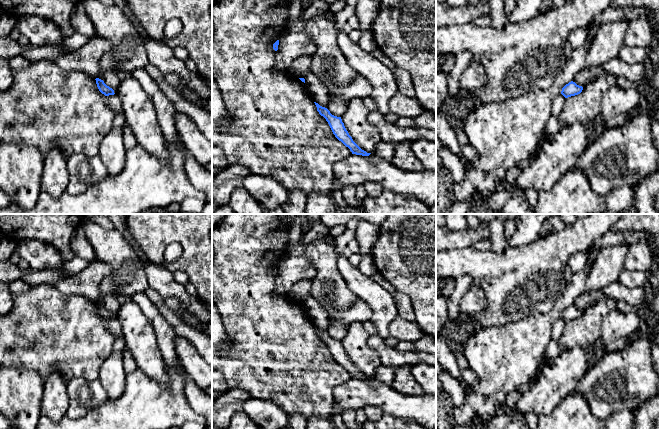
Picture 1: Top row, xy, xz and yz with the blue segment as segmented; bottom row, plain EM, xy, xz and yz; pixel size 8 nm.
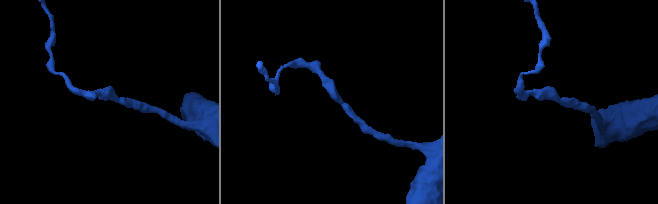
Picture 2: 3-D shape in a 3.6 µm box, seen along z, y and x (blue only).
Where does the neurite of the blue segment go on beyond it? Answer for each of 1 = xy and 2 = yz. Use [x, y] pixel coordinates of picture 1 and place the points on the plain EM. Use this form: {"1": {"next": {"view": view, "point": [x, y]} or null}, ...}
{"1": {"next": null}, "2": {"next": null}}

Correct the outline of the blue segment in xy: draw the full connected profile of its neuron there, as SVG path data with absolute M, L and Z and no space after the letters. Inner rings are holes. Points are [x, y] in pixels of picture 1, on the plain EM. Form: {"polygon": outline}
{"polygon": "M96 302L96 308L99 313L99 315L104 318L105 320L114 319L114 314L107 310L103 304Z"}

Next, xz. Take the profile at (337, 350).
{"polygon": "M316 326L314 327L317 331L317 335L319 336L319 338L323 340L328 346L335 361L339 365L341 365L346 371L348 371L350 375L352 376L352 378L362 379L362 380L369 380L371 378L371 377L367 377L366 375L362 374L353 365L352 361L349 359L348 355L346 354L341 341L332 339L327 332L320 330Z"}

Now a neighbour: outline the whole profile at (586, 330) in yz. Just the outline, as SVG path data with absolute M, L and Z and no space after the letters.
M604 298L593 306L584 310L580 318L566 322L563 333L557 340L561 349L561 353L568 351L575 346L591 345L595 349L593 359L596 362L599 362L604 357L601 342L602 323L605 320L606 316L613 310L619 310L614 300L612 298Z

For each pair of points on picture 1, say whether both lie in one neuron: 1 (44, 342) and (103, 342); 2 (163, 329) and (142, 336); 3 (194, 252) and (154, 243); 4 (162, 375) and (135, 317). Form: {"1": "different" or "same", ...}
{"1": "same", "2": "different", "3": "same", "4": "same"}

